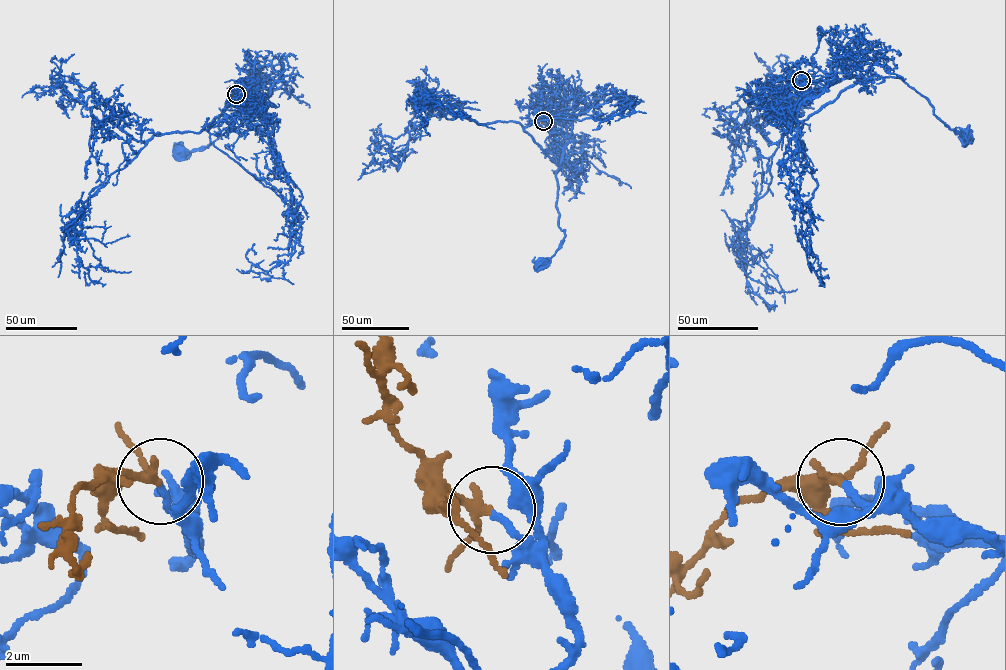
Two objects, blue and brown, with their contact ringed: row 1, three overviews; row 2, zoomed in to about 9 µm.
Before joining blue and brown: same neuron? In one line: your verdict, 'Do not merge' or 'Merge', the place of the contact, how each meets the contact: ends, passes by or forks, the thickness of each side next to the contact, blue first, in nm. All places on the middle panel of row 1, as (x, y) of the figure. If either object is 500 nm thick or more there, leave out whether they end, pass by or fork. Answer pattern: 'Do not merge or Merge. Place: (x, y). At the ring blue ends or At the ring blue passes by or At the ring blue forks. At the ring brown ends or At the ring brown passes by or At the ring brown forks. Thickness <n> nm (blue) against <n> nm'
Merge. Place: (543, 121). At the ring blue ends. At the ring brown passes by. Thickness 170 nm (blue) against 200 nm

